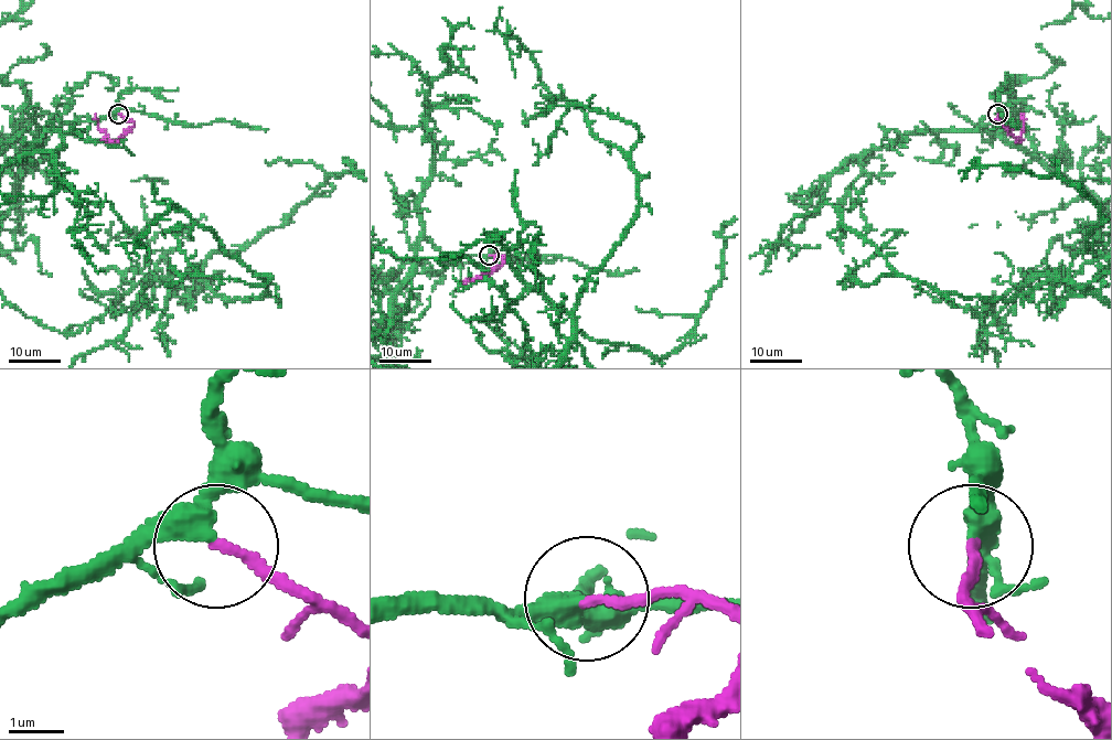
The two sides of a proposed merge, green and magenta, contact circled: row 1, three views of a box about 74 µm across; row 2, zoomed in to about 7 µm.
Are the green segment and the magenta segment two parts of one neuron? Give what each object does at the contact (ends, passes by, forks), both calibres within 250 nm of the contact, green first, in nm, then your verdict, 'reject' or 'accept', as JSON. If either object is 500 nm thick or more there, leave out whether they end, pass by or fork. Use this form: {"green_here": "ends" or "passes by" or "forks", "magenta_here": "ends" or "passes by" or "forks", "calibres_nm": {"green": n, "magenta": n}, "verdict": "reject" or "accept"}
{"green_here": "passes by", "magenta_here": "ends", "calibres_nm": {"green": 340, "magenta": 190}, "verdict": "accept"}

